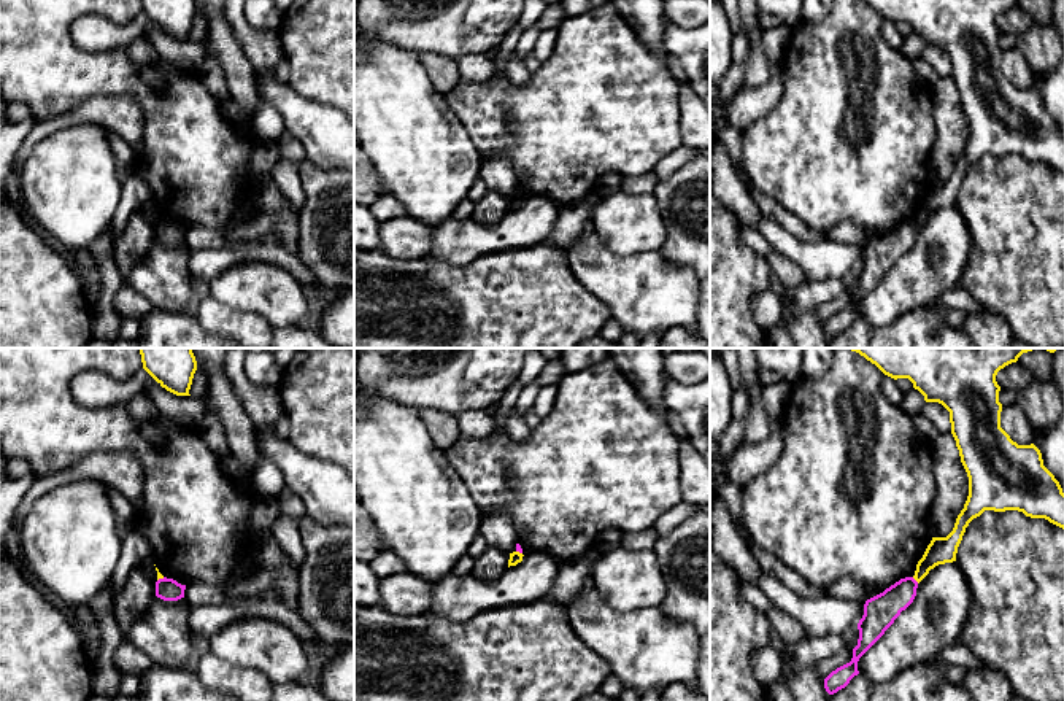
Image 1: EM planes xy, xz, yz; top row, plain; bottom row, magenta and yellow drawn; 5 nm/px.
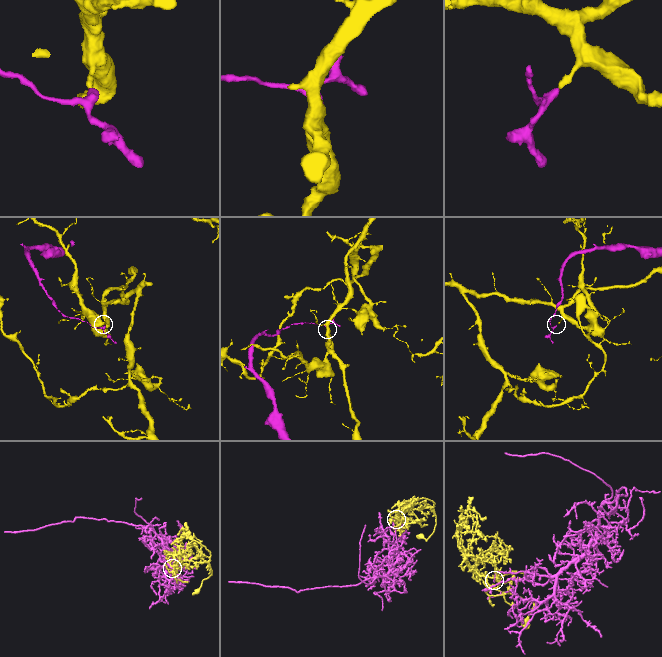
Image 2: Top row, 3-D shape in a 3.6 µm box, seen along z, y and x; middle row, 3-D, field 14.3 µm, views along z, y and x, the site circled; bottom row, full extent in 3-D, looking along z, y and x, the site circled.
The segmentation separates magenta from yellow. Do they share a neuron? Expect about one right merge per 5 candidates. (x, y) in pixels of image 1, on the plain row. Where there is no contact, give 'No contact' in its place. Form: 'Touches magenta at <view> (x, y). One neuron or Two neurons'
Touches magenta at yz (913, 223). Two neurons

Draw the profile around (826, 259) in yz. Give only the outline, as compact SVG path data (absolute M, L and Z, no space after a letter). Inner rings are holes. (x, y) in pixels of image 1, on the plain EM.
M761 215L756 230L765 237L773 251L794 261L804 270L808 281L843 278L850 270L858 269L864 259L861 246L831 240L802 242L764 215Z

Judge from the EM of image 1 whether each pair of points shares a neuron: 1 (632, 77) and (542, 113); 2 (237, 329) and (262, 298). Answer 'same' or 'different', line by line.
1: same
2: different

